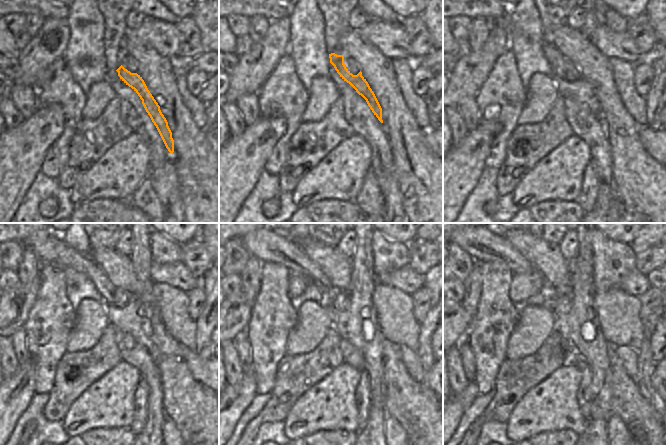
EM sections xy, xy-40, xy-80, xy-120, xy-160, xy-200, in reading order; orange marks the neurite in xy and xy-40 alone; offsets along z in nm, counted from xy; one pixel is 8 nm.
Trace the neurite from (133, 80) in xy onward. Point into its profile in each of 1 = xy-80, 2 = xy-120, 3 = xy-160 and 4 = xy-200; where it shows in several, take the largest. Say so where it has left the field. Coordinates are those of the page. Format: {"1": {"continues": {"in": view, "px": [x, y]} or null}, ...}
{"1": {"continues": {"in": "xy-80", "px": [557, 61]}}, "2": {"continues": {"in": "xy-120", "px": [51, 248]}}, "3": {"continues": {"in": "xy-160", "px": [266, 244]}}, "4": {"continues": {"in": "xy-200", "px": [482, 243]}}}

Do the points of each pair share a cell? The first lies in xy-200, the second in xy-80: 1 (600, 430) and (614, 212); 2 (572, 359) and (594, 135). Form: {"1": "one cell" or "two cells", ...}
{"1": "two cells", "2": "one cell"}

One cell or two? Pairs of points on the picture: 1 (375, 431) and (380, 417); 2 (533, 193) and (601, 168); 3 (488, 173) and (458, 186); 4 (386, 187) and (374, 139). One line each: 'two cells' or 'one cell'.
1: one cell
2: two cells
3: two cells
4: two cells

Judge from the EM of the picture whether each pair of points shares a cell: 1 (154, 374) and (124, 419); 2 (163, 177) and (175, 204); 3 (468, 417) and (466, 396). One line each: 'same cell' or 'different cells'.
1: different cells
2: same cell
3: different cells

